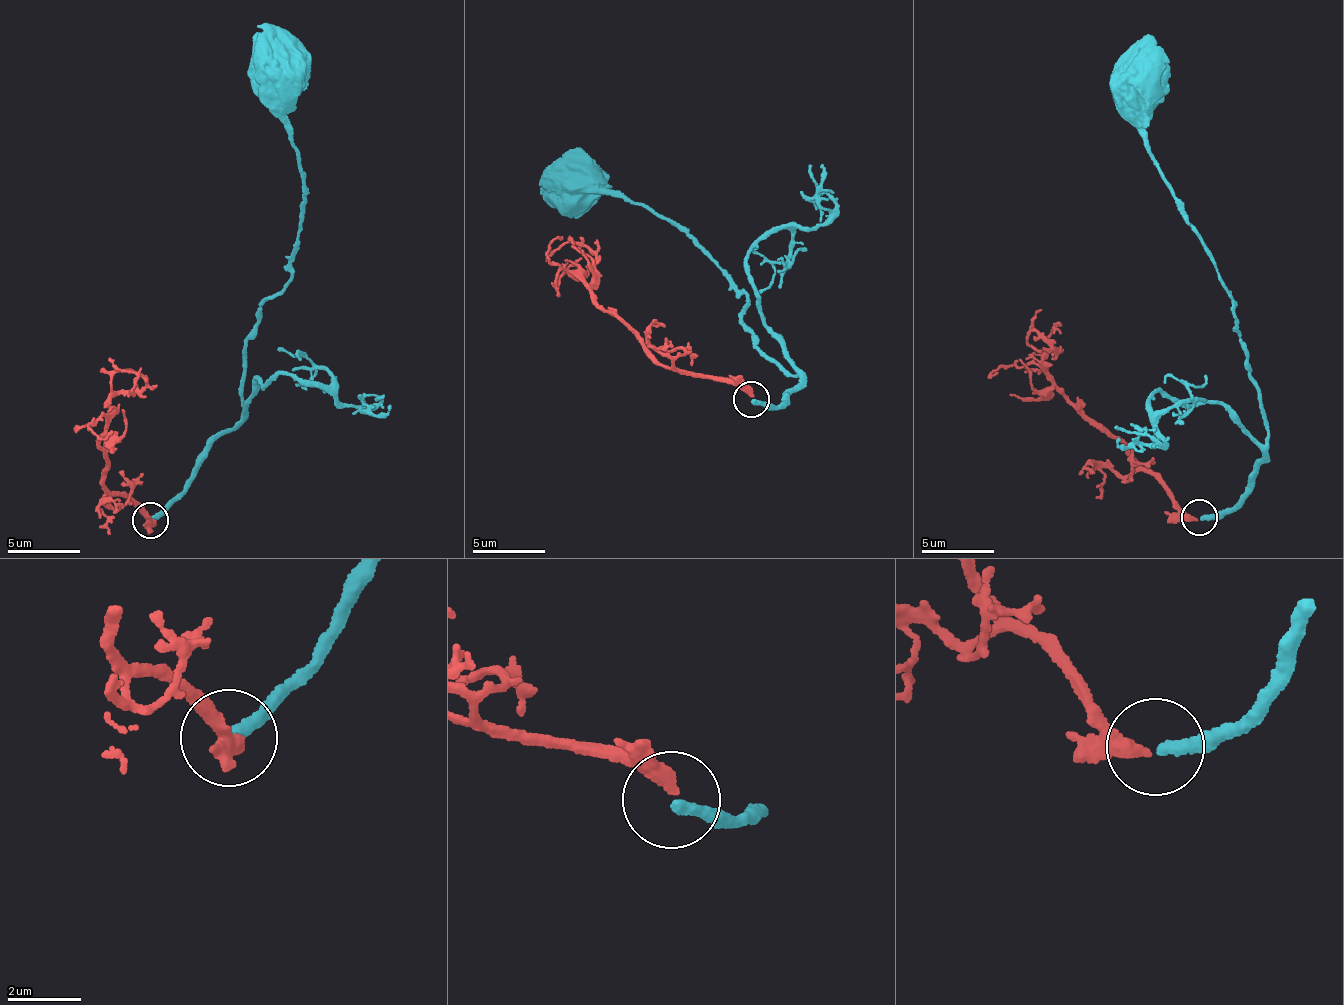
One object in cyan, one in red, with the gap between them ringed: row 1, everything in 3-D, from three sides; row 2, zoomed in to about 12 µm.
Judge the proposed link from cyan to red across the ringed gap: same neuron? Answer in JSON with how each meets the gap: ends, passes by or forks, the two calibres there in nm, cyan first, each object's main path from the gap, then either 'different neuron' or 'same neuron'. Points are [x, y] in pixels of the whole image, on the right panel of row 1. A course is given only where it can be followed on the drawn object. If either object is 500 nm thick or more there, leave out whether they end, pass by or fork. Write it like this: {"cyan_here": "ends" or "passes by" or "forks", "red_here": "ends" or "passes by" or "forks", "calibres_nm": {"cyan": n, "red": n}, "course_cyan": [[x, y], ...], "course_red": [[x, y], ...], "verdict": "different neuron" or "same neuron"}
{"cyan_here": "ends", "red_here": "ends", "calibres_nm": {"cyan": 320, "red": 400}, "course_cyan": [[1201, 517], [1234, 505], [1264, 460], [1261, 388], [1232, 294], [1150, 154], [1144, 85], [1137, 77]], "course_red": [[1198, 517], [1176, 505], [1142, 465], [1065, 399], [1046, 355], [1062, 351], [1033, 330], [1028, 342], [1043, 353]], "verdict": "different neuron"}

